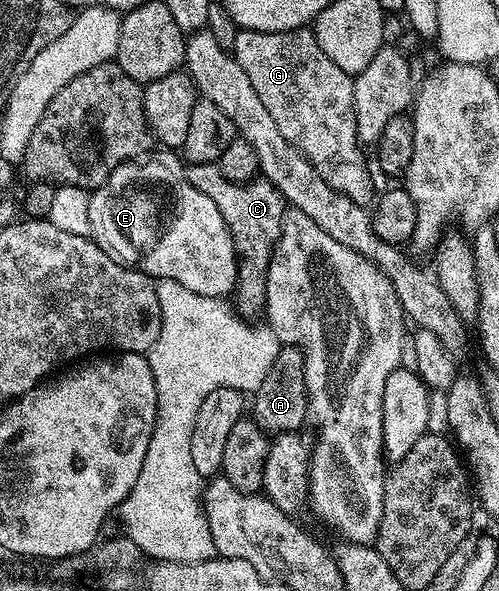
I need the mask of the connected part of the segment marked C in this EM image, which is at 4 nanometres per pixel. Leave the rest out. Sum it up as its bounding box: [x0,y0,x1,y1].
[187,163,285,318]

